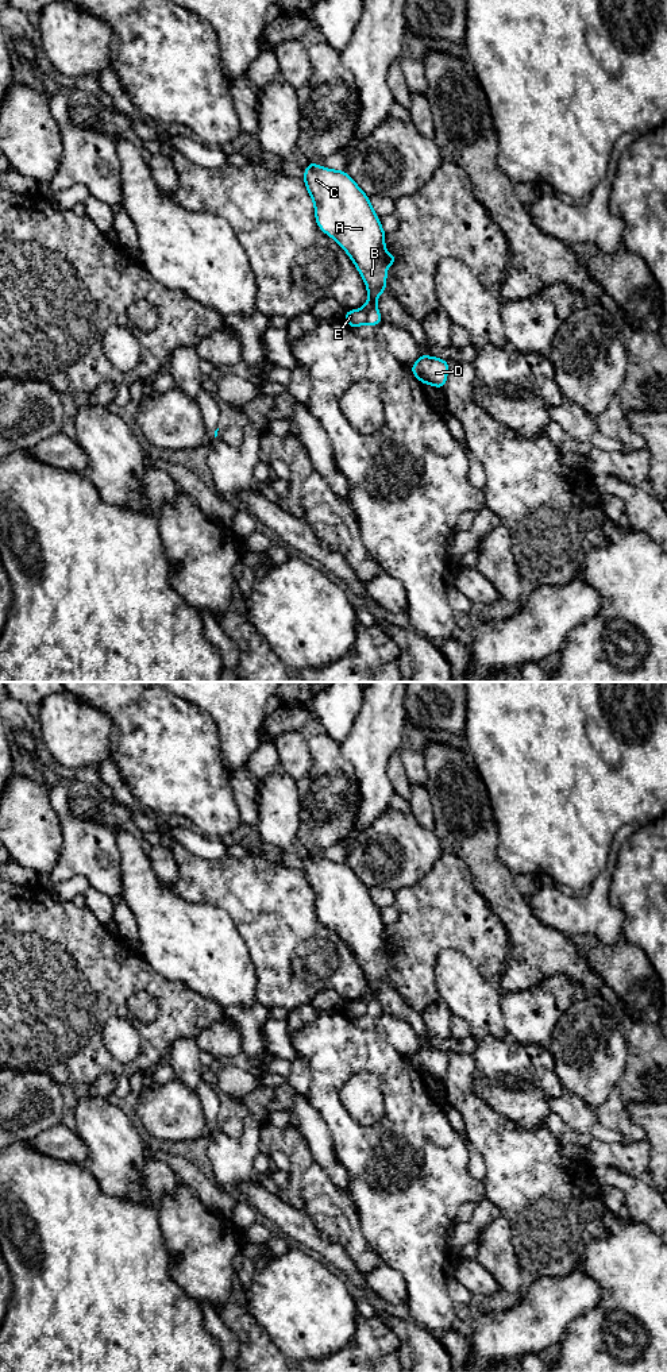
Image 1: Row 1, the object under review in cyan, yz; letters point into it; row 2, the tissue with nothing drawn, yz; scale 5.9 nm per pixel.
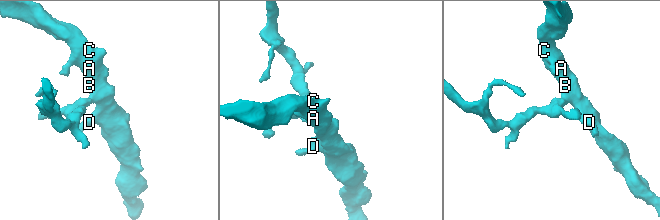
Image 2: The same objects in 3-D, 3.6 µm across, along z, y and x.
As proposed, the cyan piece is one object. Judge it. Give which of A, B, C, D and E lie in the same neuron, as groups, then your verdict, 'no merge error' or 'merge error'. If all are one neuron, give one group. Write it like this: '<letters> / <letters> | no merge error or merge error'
A B C D E | no merge error

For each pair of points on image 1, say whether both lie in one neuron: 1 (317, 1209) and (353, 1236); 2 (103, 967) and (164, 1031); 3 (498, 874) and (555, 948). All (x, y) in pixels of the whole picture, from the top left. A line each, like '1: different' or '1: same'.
1: same
2: same
3: same

